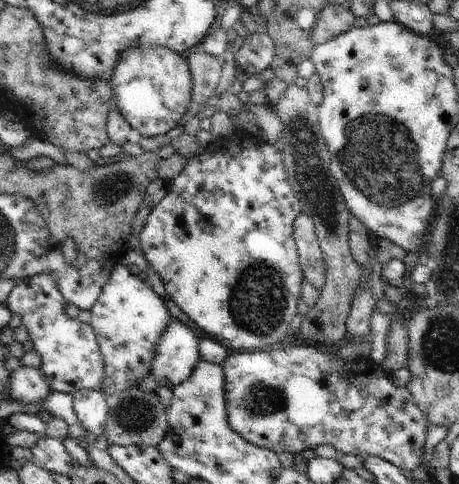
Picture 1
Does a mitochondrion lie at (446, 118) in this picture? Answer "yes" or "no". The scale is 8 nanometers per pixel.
no

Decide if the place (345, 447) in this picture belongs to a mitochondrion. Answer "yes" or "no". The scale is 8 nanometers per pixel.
no

